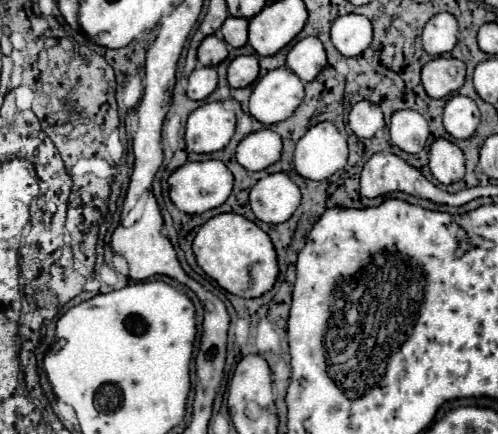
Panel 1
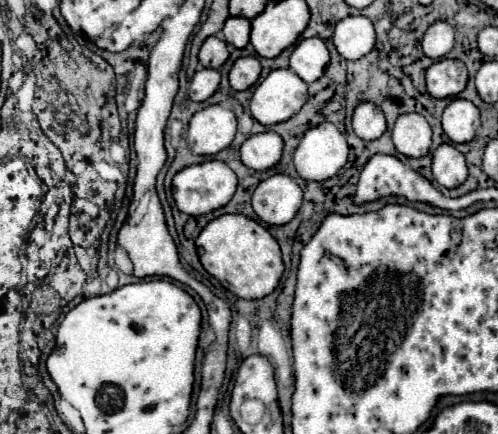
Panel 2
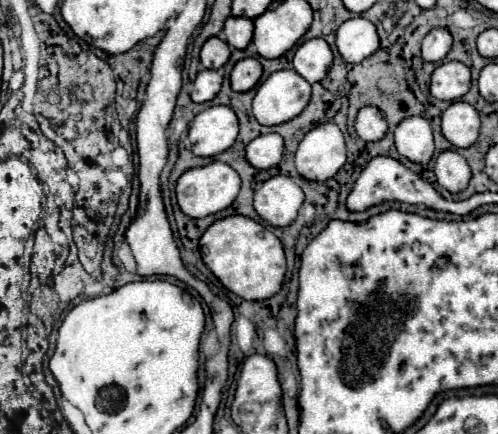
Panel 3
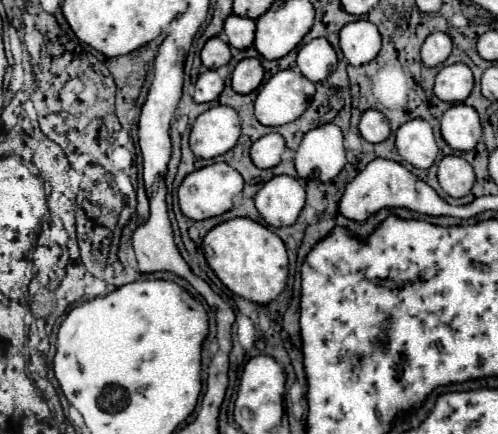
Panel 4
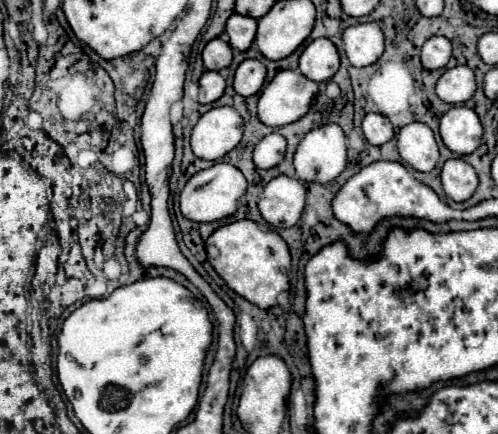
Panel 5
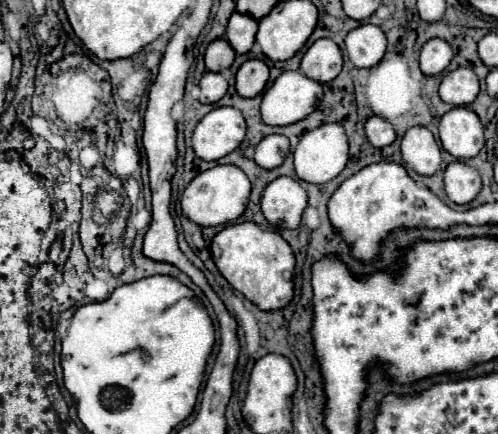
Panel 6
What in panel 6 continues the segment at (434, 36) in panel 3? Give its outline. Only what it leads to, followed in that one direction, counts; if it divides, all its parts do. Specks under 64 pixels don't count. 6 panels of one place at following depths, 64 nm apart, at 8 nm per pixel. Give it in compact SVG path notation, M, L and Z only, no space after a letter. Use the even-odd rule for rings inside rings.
M432 38L422 46L420 54L420 68L426 76L440 74L452 60L452 48L442 38Z

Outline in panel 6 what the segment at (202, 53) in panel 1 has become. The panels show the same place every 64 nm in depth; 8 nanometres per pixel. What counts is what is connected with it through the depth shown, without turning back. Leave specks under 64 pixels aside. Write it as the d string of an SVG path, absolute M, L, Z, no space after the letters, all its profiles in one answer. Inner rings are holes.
M224 38L212 40L206 48L204 62L210 72L222 72L224 68L228 68L234 62L234 50Z

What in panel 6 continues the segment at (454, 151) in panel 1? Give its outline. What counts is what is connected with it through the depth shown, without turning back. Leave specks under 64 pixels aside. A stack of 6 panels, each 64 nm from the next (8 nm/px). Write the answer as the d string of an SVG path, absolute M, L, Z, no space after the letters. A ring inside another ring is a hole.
M456 160L450 162L444 170L444 188L452 202L468 204L482 188L482 180L476 168Z

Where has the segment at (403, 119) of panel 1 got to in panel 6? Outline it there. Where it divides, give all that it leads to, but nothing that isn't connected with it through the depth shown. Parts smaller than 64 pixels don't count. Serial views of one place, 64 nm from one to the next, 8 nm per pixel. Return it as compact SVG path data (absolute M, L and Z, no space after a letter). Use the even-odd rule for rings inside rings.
M412 126L406 130L400 142L402 158L418 174L432 176L440 168L440 148L432 132L424 126Z

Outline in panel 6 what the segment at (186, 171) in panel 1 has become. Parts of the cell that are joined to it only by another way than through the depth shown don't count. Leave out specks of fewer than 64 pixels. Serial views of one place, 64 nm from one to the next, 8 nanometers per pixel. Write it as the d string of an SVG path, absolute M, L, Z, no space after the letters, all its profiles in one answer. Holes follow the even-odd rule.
M218 164L210 170L200 172L184 190L182 194L182 212L186 218L200 226L218 226L236 220L248 202L250 196L250 180L248 176L232 164Z

